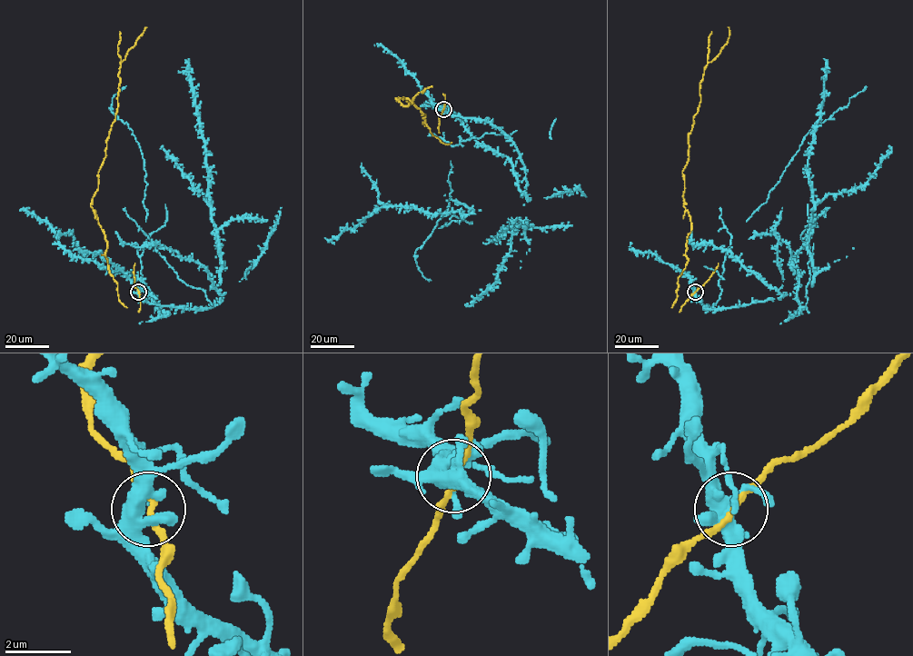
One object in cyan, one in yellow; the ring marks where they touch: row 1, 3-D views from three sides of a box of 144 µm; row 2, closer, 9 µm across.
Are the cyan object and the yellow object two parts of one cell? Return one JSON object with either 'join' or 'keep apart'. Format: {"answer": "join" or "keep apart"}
{"answer": "join"}

